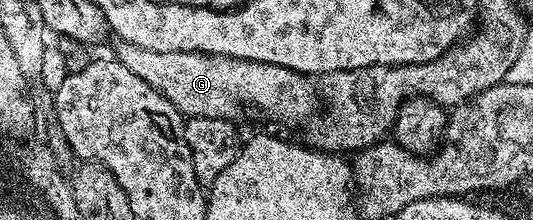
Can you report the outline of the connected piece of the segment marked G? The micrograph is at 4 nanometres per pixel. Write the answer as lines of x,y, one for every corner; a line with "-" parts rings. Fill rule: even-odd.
123,43
117,44
115,56
142,83
150,83
154,91
166,95
170,103
185,118
209,117
239,122
248,101
264,117
285,121
288,125
300,125
316,113
318,89
312,86
313,78
274,63
258,63
233,57
213,57
210,53
187,53
186,51
146,51

